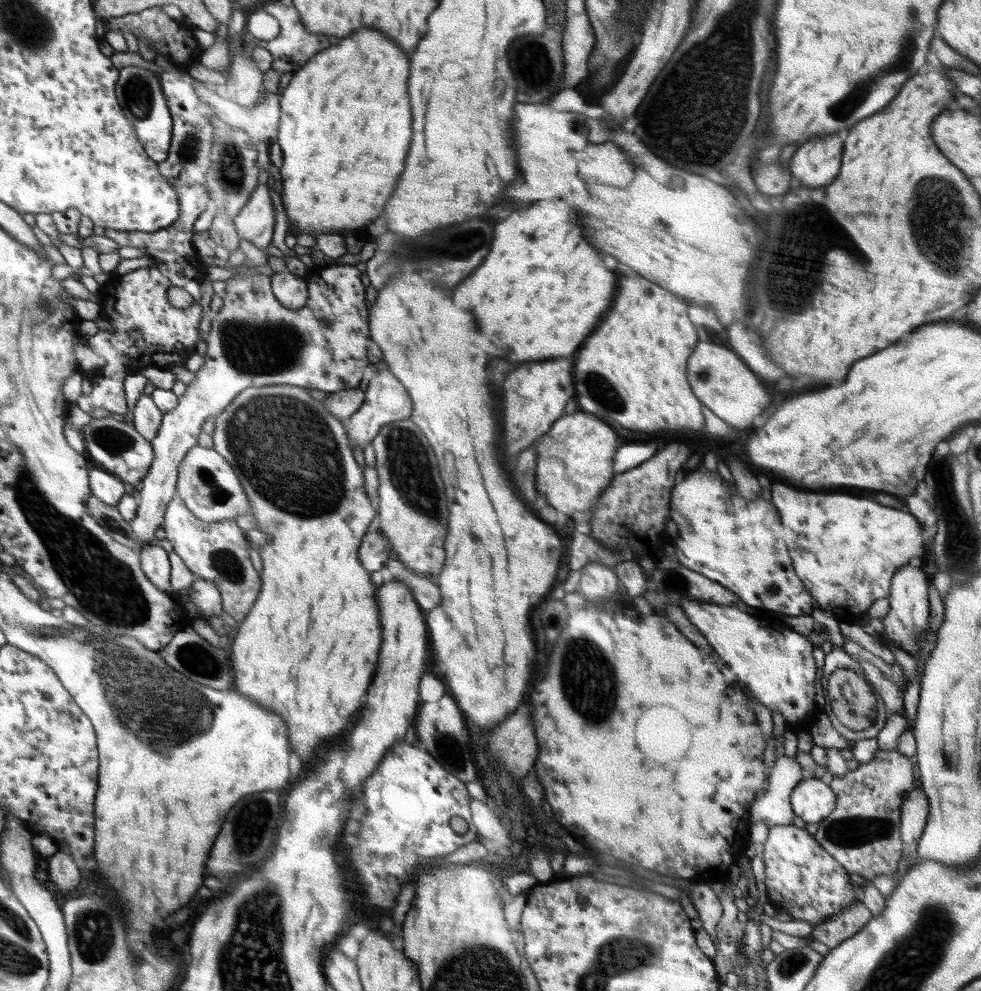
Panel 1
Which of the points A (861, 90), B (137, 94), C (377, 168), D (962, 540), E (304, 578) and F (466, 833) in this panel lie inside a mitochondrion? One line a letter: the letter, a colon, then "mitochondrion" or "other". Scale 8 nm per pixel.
A: mitochondrion
B: mitochondrion
C: other
D: mitochondrion
E: other
F: other

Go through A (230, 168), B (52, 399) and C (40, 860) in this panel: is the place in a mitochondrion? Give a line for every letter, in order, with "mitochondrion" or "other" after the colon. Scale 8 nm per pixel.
A: mitochondrion
B: other
C: other

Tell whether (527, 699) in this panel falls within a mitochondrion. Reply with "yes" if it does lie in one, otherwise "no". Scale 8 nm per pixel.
no

